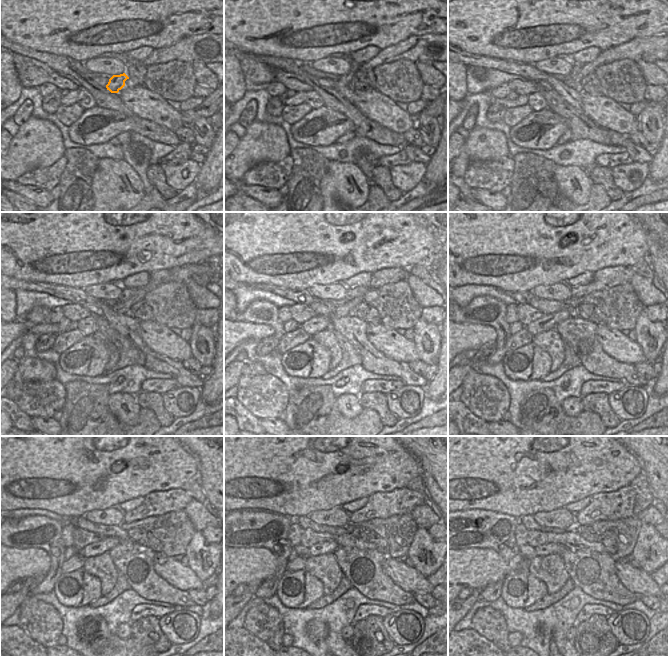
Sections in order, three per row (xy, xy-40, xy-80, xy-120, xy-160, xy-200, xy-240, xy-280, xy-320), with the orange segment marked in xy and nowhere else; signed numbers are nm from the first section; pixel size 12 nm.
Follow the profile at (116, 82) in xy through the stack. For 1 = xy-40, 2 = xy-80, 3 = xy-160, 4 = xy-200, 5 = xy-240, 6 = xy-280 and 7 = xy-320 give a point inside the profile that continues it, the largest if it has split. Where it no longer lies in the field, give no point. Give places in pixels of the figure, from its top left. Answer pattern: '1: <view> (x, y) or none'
1: xy-40 (343, 80)
2: xy-80 (576, 67)
3: xy-160 (382, 277)
4: xy-200 (606, 278)
5: xy-240 (156, 503)
6: xy-280 (402, 501)
7: xy-320 (628, 501)

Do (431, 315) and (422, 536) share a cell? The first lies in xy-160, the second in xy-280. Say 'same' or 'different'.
different

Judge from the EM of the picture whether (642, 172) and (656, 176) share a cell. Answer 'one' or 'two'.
two

